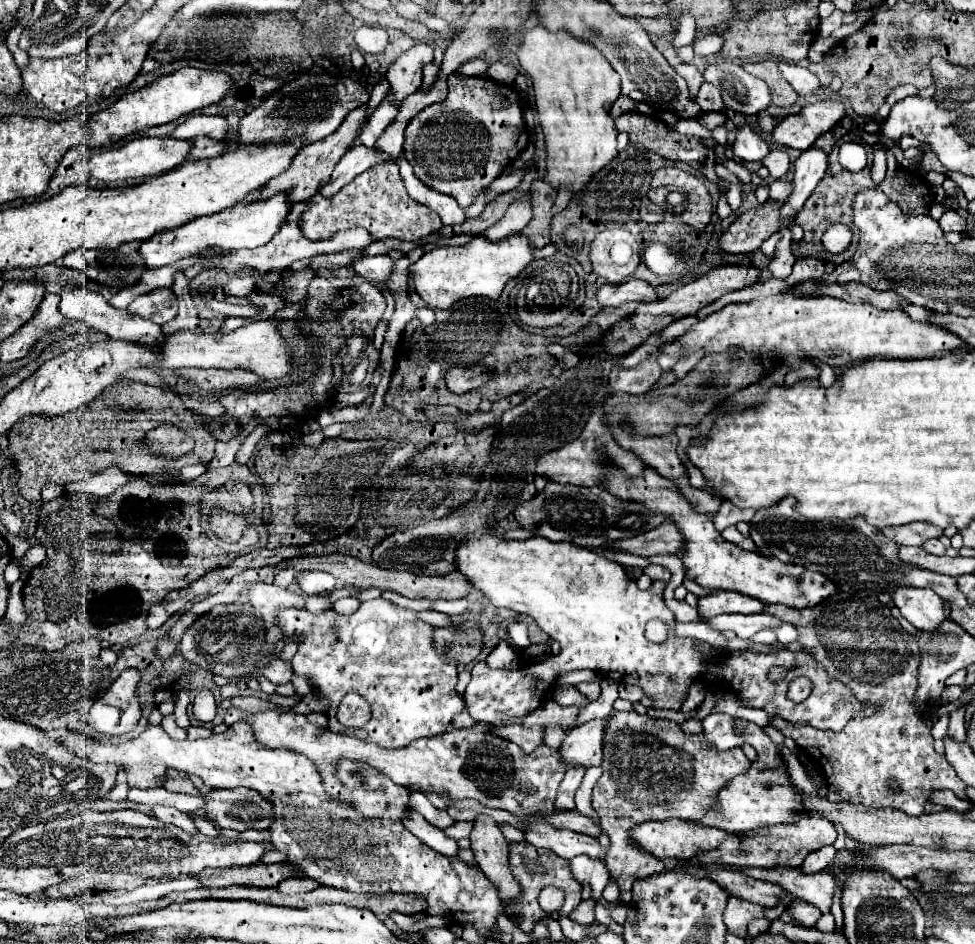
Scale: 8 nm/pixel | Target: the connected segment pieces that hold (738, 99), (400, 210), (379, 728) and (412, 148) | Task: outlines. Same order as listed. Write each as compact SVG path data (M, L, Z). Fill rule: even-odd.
M735 62L709 64L703 78L721 90L725 106L733 112L759 114L771 106L771 92L767 90L767 84L761 78L747 74Z
M395 162L377 164L359 174L351 186L341 188L333 198L315 194L301 214L301 232L309 240L327 240L335 232L361 226L375 238L399 238L399 240L421 240L431 232L437 232L443 224L437 212L429 210L408 195L399 168ZM389 176L389 178L387 178ZM397 176L397 178L391 178Z
M382 597L363 602L355 614L341 616L333 610L323 614L311 614L307 608L287 608L279 610L277 626L283 630L283 640L297 636L299 650L293 656L293 670L297 676L305 676L313 680L313 690L319 698L329 700L329 726L337 734L355 736L365 742L377 742L383 748L407 746L417 738L429 738L435 734L443 734L451 728L451 722L457 714L465 710L465 702L461 694L455 690L457 686L457 662L451 658L451 648L443 646L441 654L435 648L433 634L435 628L427 622L419 620L419 612L401 608L391 604ZM347 692L357 692L369 700L373 716L371 720L359 728L351 730L337 722L337 706Z
M461 74L449 76L449 94L443 102L421 110L405 130L403 154L413 166L415 176L431 190L447 194L459 202L461 208L473 204L485 186L489 186L503 170L523 152L529 144L527 126L523 120L523 108L519 92L507 84L495 82L487 76L465 78Z

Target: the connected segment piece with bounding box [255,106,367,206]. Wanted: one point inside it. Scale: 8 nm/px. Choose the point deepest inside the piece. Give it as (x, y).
(311, 169)

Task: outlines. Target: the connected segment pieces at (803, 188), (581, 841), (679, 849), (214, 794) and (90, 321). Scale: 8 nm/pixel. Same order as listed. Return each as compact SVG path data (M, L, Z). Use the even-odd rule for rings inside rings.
M809 148L809 150L801 152L801 156L795 160L793 192L781 204L783 220L793 220L797 216L797 212L803 208L803 204L815 190L817 182L823 178L825 168L827 168L827 154L823 150Z
M547 822L529 824L525 838L529 844L533 844L537 848L547 848L567 860L571 860L579 854L587 854L593 860L601 860L599 854L603 848L597 838L579 834L579 832L571 832L571 830L555 830Z
M669 818L665 822L643 822L637 824L631 830L633 844L641 850L647 852L659 860L665 858L677 858L677 860L691 860L697 850L711 850L717 848L719 842L727 836L727 832L717 830L717 828L705 828L705 826L695 826L691 822L683 822L677 818Z
M209 788L209 790L205 790L205 796L209 800L207 808L205 808L205 816L217 820L221 828L233 828L233 830L255 828L255 830L265 832L265 830L271 828L271 822L275 822L271 802L267 802L267 798L263 798L255 790L247 790L247 788Z
M73 284L69 286L63 286L61 288L61 302L59 302L59 310L61 314L67 318L67 320L79 320L79 322L85 322L87 326L99 330L99 332L105 332L109 334L111 338L115 340L129 340L129 342L141 342L141 344L147 344L147 346L155 346L159 342L163 342L163 330L159 324L151 322L151 320L145 320L141 316L135 316L127 310L117 310L113 308L103 296L101 292L95 292L95 290L85 290L85 288L77 288Z

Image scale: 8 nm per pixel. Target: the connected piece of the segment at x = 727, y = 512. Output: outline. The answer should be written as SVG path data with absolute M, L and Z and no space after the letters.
M723 502L719 512L713 514L713 524L721 532L731 524L749 522L753 518L753 514L755 514L755 510L751 510L751 508L737 508L737 506L731 506L731 502Z

